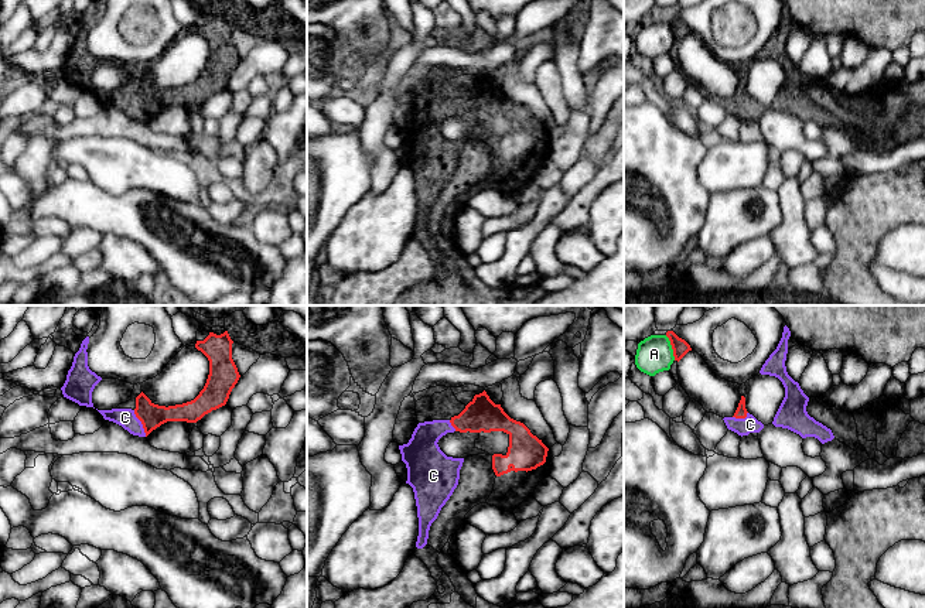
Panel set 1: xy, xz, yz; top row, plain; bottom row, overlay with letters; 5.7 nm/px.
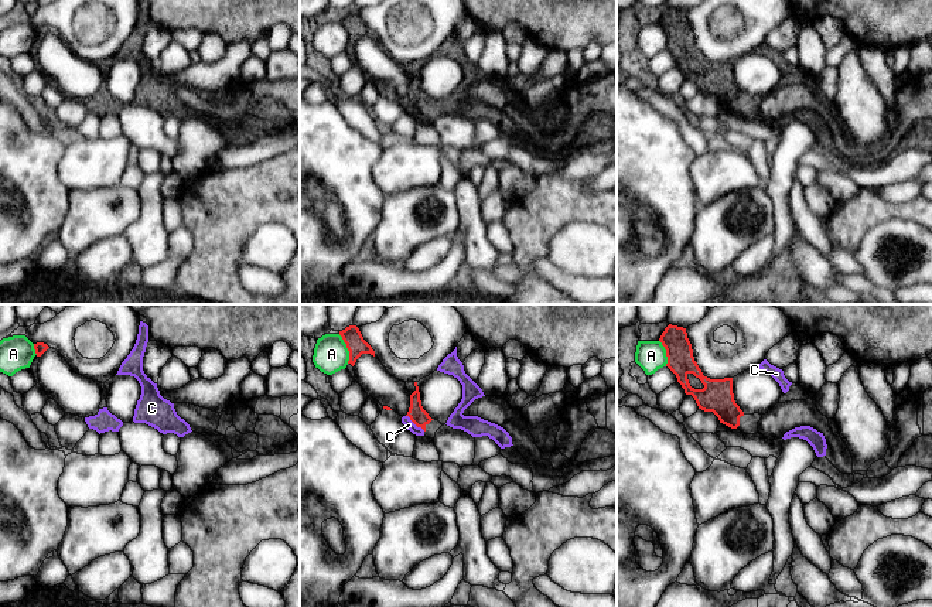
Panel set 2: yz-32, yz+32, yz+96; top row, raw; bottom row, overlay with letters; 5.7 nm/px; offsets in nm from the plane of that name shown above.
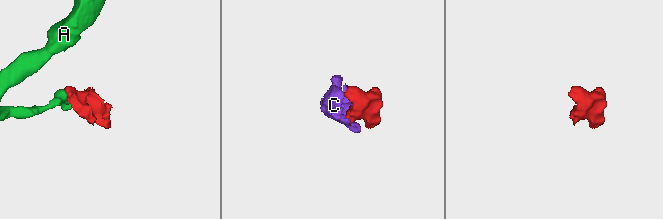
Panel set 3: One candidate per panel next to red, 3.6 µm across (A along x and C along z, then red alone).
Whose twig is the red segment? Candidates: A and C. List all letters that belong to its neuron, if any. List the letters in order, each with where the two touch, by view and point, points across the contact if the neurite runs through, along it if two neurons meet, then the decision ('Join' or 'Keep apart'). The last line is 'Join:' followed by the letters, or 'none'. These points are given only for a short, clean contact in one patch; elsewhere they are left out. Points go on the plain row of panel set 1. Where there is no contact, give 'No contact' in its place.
A: Touches red at yz (672, 31). Boundary: yz (665, 19), (675, 43). Keep apart
C: Touches red at xy (142, 106). Join
Join: C

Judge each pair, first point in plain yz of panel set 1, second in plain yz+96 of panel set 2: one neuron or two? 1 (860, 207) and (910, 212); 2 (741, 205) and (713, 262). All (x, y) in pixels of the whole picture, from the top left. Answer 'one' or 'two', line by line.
1: one
2: one

